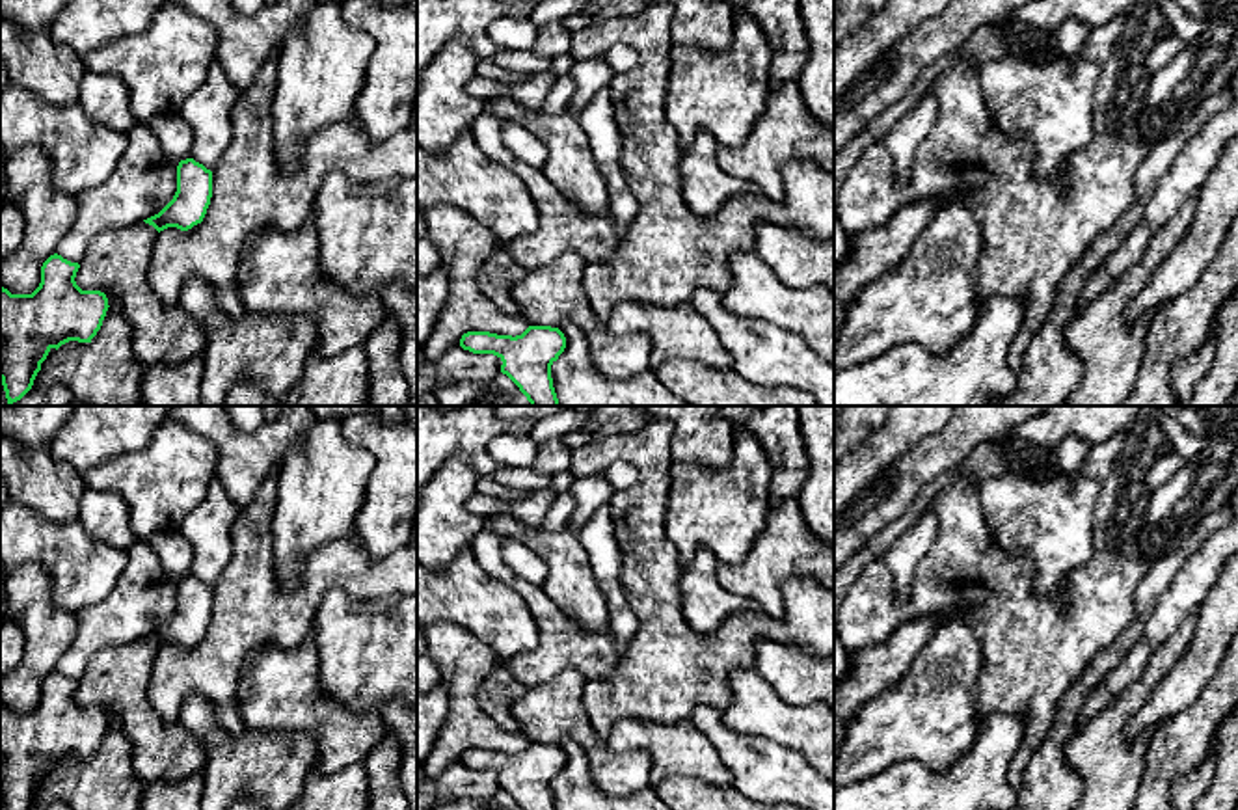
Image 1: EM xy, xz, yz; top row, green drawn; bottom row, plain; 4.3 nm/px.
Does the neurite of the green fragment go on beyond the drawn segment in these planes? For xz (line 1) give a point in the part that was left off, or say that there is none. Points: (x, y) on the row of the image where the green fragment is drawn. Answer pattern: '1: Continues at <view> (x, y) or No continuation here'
1: No continuation here

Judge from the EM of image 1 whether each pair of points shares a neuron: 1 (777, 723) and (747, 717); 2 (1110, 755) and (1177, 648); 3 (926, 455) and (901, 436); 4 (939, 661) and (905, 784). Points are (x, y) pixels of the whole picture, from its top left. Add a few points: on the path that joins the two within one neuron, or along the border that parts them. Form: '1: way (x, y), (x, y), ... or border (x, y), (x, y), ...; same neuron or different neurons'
1: way (769, 717), (754, 717); same neuron
2: way (1110, 728), (1112, 719), (1153, 674); same neuron
3: border (946, 425), (907, 449), (883, 473); different neurons
4: border (954, 764), (931, 771), (900, 760), (870, 777); different neurons

